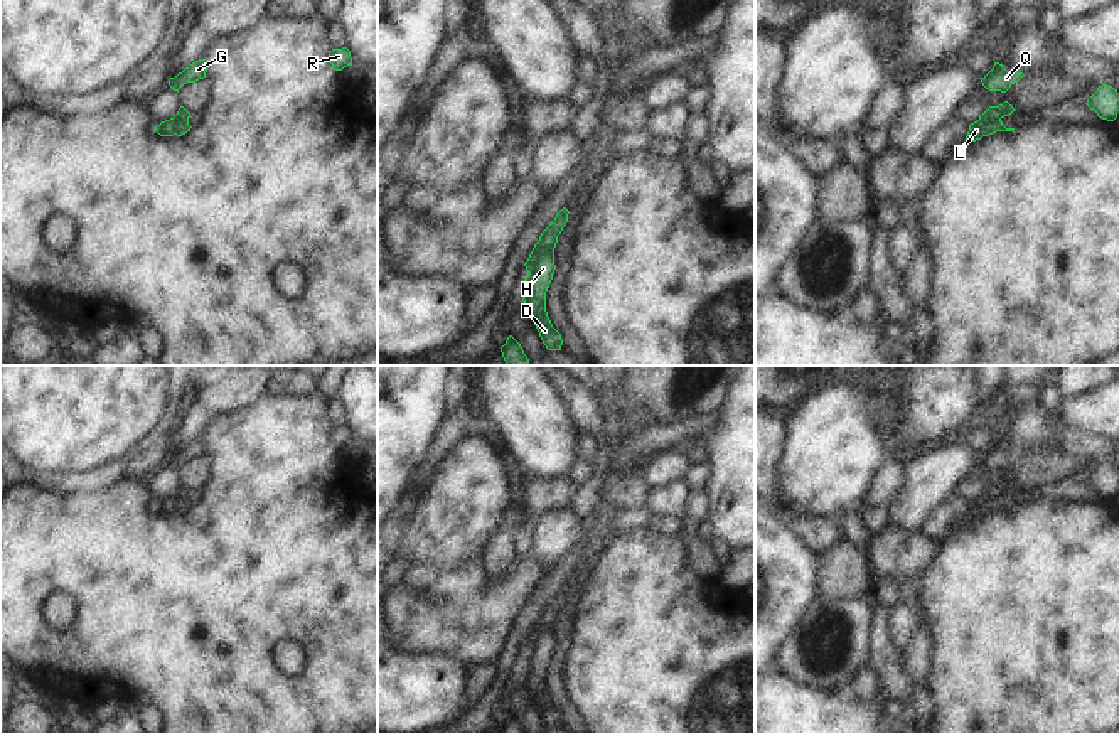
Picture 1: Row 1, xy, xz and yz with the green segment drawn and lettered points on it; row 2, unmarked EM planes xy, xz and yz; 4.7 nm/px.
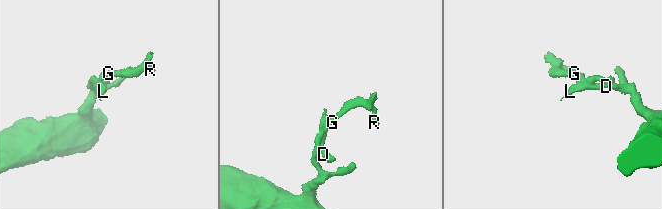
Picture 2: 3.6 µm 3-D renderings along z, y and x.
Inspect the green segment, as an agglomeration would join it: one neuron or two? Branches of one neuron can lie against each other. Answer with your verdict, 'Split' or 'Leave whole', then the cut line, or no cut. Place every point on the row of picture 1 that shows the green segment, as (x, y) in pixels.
Split. Split along xz (538, 241), (543, 250), (553, 250).

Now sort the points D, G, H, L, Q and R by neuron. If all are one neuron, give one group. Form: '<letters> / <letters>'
D H L / G Q R

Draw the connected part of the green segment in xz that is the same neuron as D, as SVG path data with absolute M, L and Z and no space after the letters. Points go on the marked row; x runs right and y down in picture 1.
M538 241L524 266L529 271L521 288L526 312L531 315L546 349L561 350L561 334L553 327L546 312L546 292L556 270L554 249L543 251Z

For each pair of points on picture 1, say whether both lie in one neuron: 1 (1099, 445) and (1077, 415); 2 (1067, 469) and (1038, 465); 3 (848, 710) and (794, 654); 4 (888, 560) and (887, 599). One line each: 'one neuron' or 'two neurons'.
1: two neurons
2: one neuron
3: two neurons
4: two neurons

